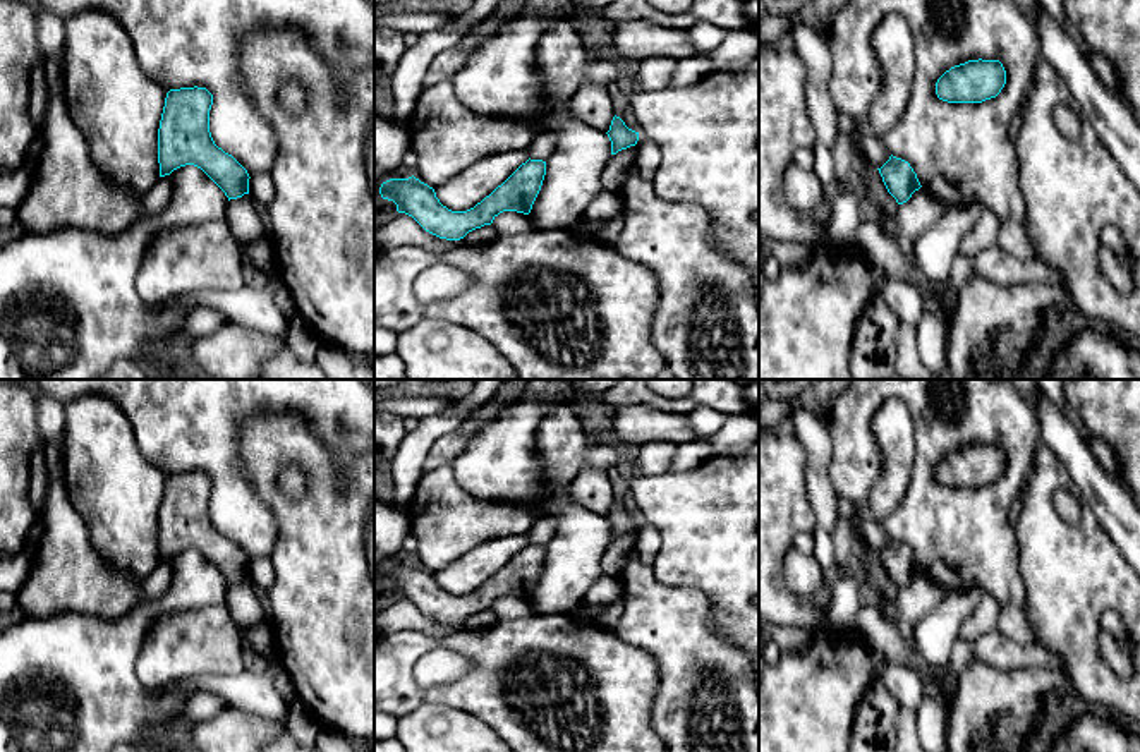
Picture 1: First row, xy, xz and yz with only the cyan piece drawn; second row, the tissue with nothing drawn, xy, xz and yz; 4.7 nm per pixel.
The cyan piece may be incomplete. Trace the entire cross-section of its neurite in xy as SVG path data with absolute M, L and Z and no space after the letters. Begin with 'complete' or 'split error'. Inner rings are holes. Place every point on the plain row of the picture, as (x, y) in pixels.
complete; M206 472L170 474L158 513L160 561L194 549L230 584L249 579L247 555L218 532L209 517L213 479Z

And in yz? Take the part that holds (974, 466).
complete; M968 445L946 455L936 467L936 479L948 488L982 488L996 482L1006 469L999 445Z

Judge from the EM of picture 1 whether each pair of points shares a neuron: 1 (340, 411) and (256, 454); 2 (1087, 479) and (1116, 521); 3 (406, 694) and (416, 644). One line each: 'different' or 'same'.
1: different
2: same
3: same

